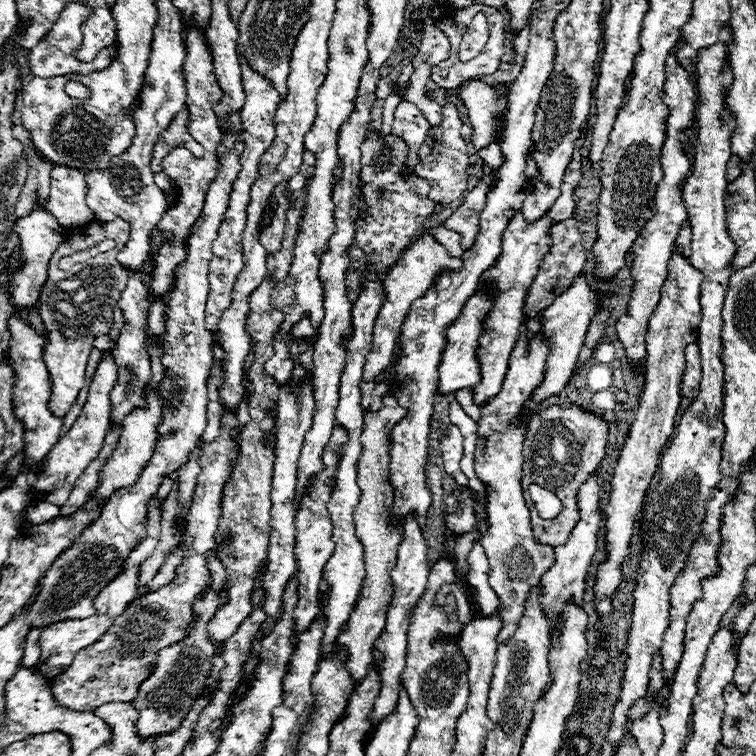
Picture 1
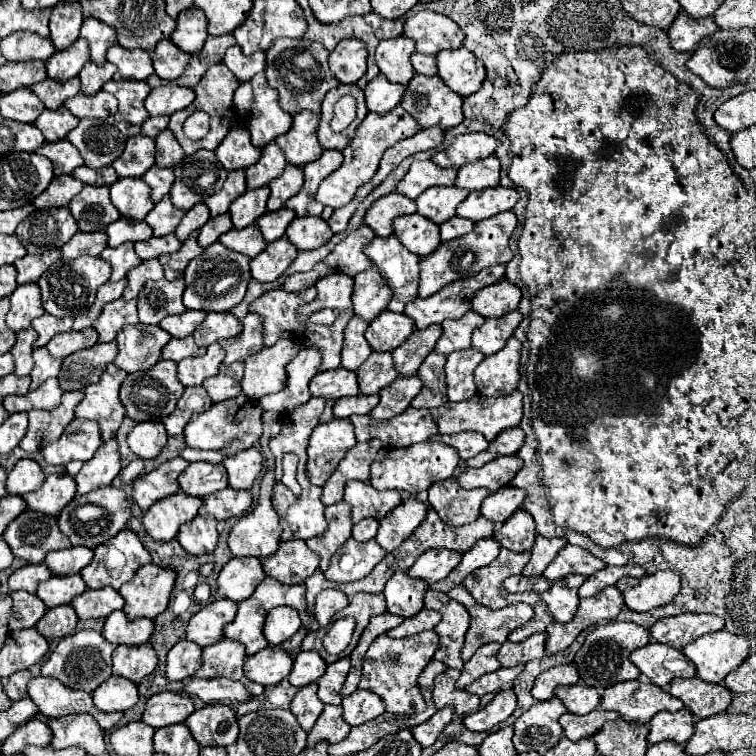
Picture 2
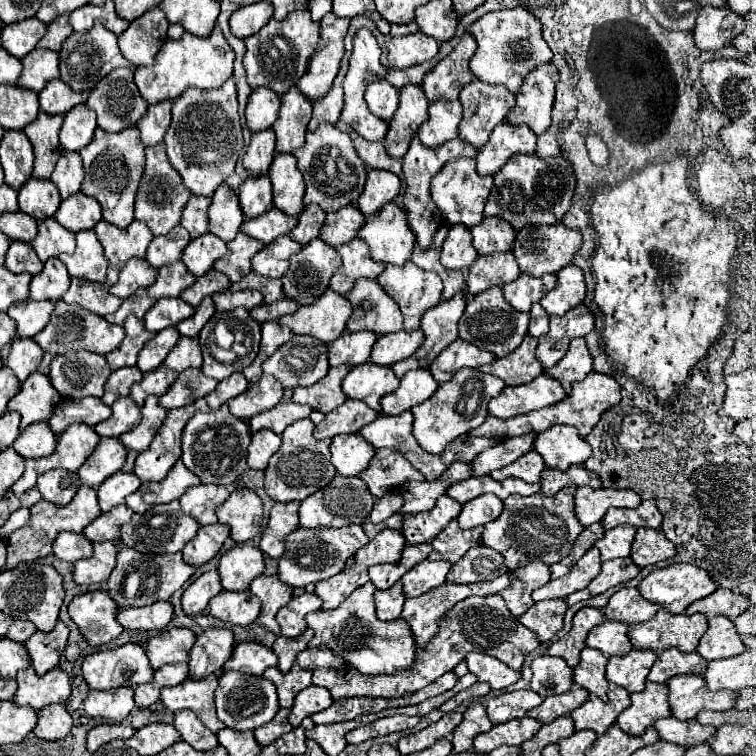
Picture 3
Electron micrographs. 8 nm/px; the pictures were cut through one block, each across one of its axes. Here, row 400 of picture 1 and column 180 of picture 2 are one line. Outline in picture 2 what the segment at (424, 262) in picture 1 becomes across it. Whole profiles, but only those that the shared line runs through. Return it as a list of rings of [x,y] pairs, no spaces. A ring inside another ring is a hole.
[[[218,344],[208,346],[206,354],[200,358],[184,358],[178,362],[178,380],[184,386],[202,386],[206,378],[218,374],[224,360],[224,350]]]

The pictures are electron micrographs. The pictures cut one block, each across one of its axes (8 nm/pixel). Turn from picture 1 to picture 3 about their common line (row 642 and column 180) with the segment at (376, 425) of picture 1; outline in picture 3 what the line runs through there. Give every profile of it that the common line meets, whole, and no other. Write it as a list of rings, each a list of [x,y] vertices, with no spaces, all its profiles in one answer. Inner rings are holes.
[[[182,336],[178,340],[178,346],[172,348],[172,352],[166,356],[164,364],[170,370],[184,372],[186,368],[200,368],[202,366],[202,354],[200,354],[200,344],[198,338],[186,338]]]

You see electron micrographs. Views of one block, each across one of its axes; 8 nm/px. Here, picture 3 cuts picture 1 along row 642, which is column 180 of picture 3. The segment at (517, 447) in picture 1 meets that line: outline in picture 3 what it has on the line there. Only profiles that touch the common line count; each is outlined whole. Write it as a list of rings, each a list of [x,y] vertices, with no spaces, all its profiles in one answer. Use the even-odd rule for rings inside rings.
[[[218,484],[192,486],[180,498],[182,512],[192,516],[194,520],[198,520],[202,526],[214,524],[214,522],[218,522],[216,510],[228,496],[230,496],[228,488],[218,486]]]

